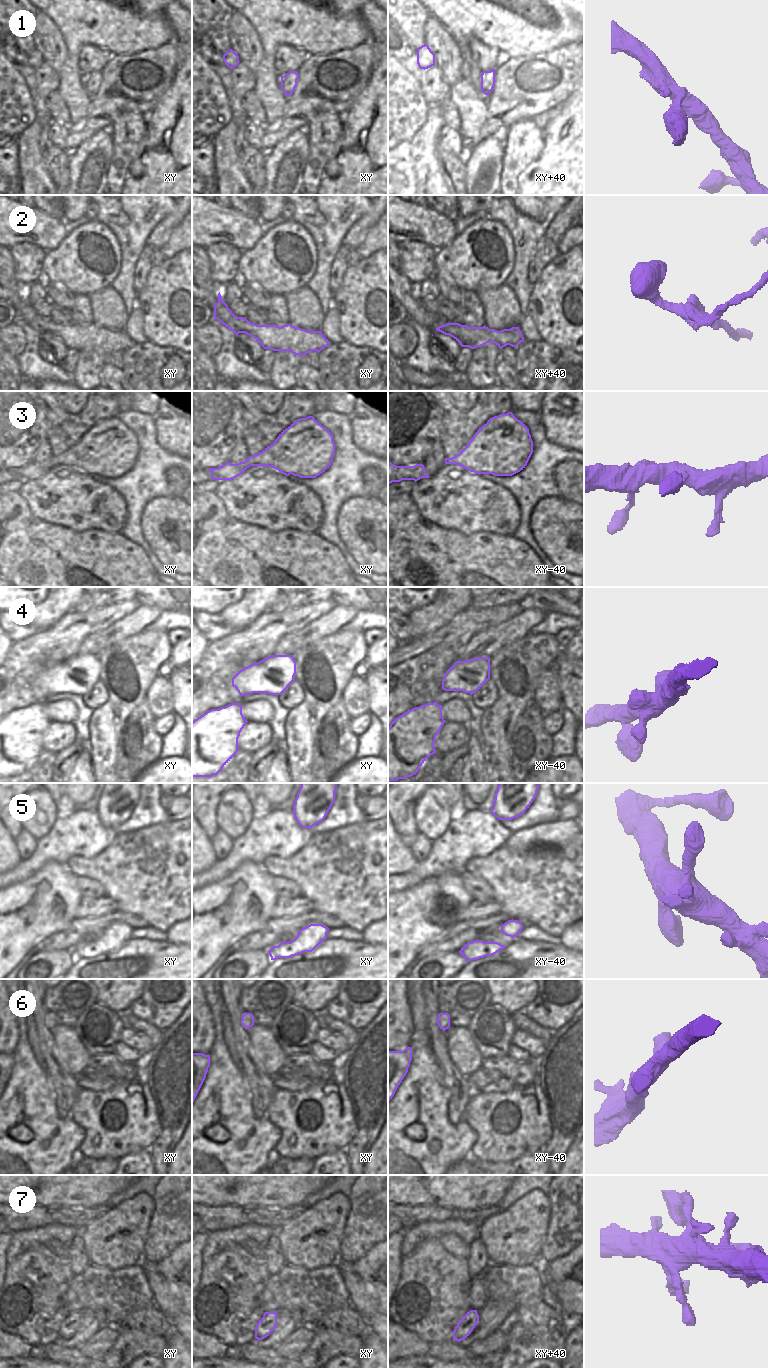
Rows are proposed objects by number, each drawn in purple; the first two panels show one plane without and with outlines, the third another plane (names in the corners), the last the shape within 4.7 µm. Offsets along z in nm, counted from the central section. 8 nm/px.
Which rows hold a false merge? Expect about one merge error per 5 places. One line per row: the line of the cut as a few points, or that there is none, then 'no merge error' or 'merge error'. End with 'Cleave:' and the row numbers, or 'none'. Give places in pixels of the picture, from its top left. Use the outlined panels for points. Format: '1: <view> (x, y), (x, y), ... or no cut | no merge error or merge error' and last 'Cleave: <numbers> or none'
1: no cut | no merge error
2: xy+40 (522, 335), (516, 343), (510, 345) | merge error
3: no cut | no merge error
4: no cut | no merge error
5: no cut | no merge error
6: no cut | no merge error
7: no cut | no merge error
Cleave: 2

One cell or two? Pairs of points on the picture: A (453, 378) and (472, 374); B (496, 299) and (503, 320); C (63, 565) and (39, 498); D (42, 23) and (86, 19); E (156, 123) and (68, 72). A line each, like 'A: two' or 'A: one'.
A: two
B: one
C: two
D: two
E: two

